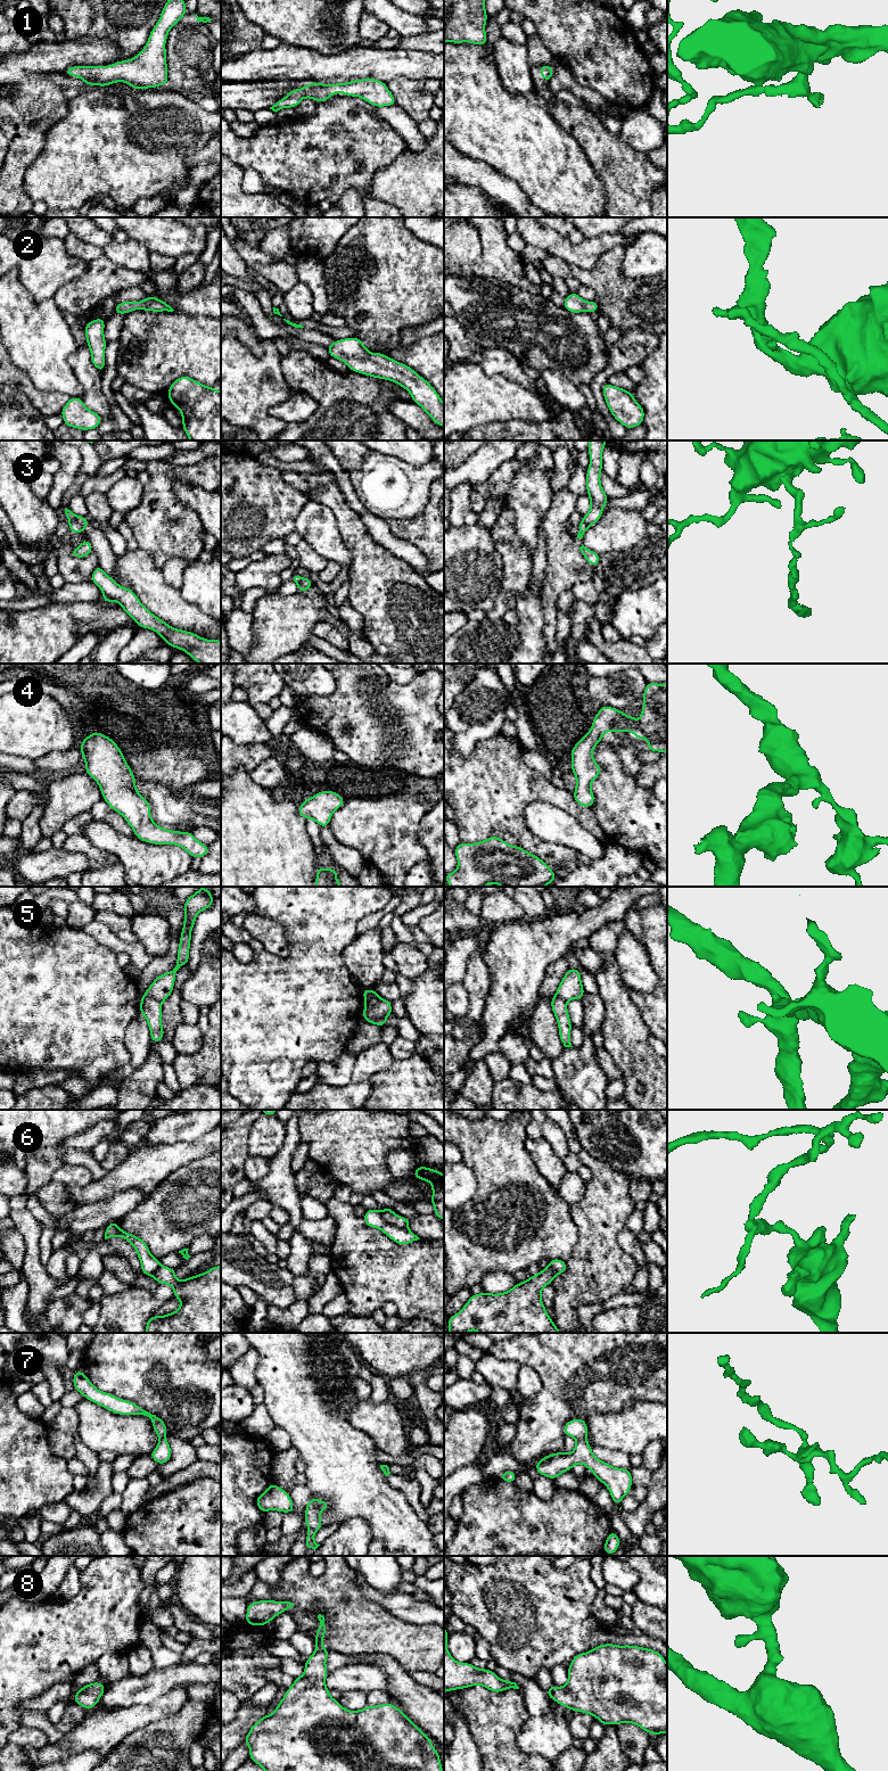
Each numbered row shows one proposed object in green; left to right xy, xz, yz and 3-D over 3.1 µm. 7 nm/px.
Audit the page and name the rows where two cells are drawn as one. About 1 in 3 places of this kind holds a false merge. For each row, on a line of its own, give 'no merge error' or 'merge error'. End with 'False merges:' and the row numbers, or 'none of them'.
1: no merge error
2: no merge error
3: merge error
4: no merge error
5: merge error
6: merge error
7: merge error
8: no merge error
False merges: 3, 5, 6, 7

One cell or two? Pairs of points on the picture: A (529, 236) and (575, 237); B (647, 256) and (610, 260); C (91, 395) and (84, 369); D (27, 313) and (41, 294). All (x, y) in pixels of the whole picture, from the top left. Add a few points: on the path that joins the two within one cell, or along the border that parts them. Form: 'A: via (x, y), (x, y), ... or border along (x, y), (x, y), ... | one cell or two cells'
A: border along (566, 237), (572, 243), (580, 243), (584, 239) | two cells
B: border along (624, 246), (622, 271), (630, 277), (639, 279) | two cells
C: via (91, 388), (88, 376) | one cell
D: border along (19, 279), (23, 287), (36, 302), (52, 299) | two cells

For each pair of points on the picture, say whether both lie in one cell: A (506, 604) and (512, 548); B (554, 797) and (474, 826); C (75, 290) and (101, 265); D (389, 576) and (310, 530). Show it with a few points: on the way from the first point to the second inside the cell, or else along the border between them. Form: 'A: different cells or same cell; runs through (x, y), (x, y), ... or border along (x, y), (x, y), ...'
A: same cell; runs through (511, 591), (512, 561)
B: same cell; runs through (534, 793), (507, 793), (494, 806)
C: same cell; runs through (82, 285), (95, 272)
D: different cells; border along (338, 530), (342, 541), (351, 553), (351, 563)

